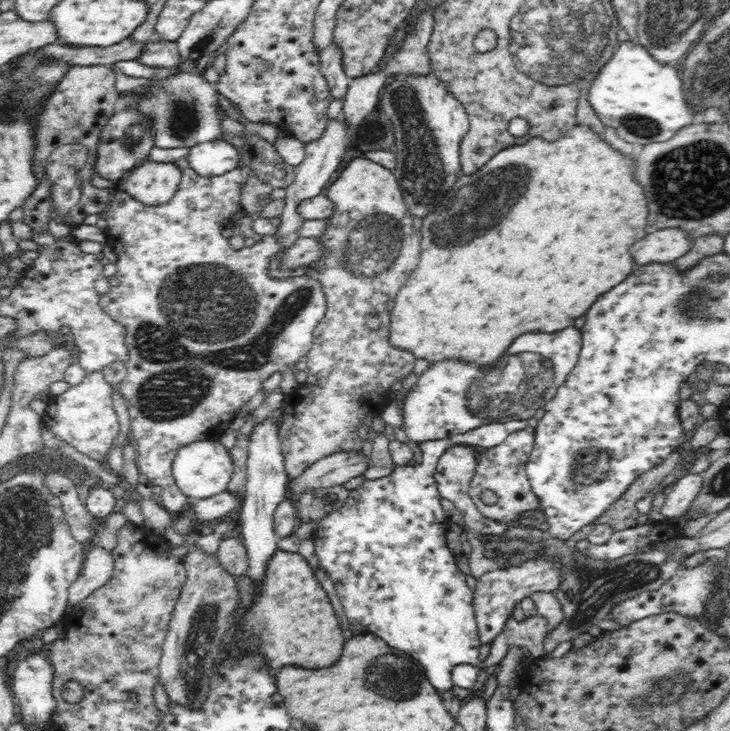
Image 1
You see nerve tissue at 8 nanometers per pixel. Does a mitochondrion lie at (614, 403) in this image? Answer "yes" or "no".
no

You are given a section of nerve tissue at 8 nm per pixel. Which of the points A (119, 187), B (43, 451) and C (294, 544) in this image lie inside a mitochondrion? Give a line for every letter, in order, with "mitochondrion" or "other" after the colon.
A: other
B: other
C: other

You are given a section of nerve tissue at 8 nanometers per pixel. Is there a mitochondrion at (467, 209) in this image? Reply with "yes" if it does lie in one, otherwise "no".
yes

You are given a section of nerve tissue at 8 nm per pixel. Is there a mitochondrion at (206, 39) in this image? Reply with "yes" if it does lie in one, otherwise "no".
yes

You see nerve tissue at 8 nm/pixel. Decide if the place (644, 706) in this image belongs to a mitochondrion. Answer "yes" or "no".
yes

